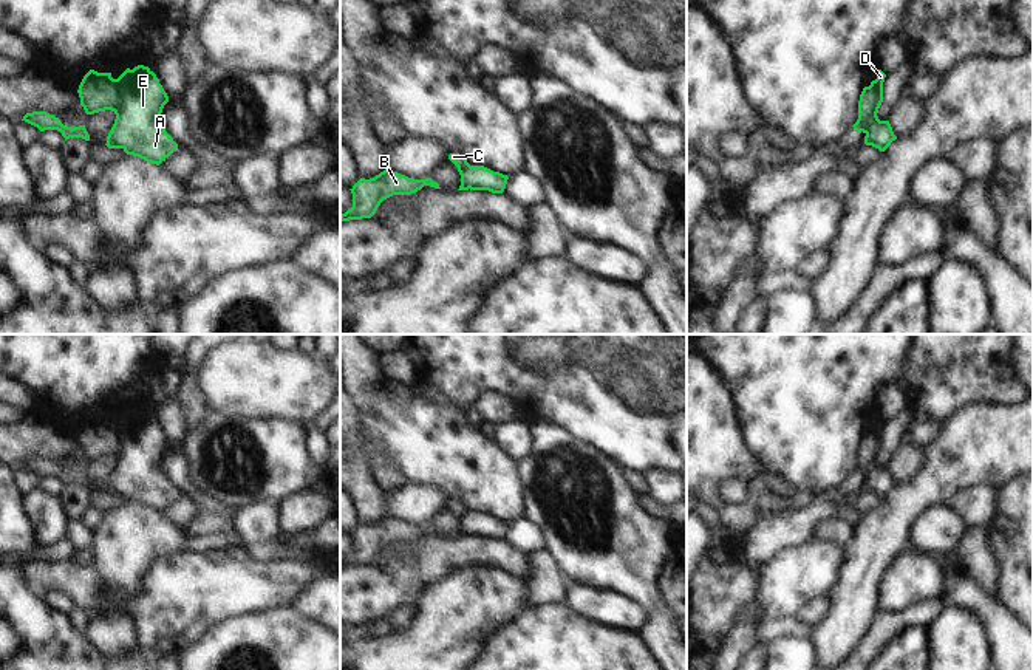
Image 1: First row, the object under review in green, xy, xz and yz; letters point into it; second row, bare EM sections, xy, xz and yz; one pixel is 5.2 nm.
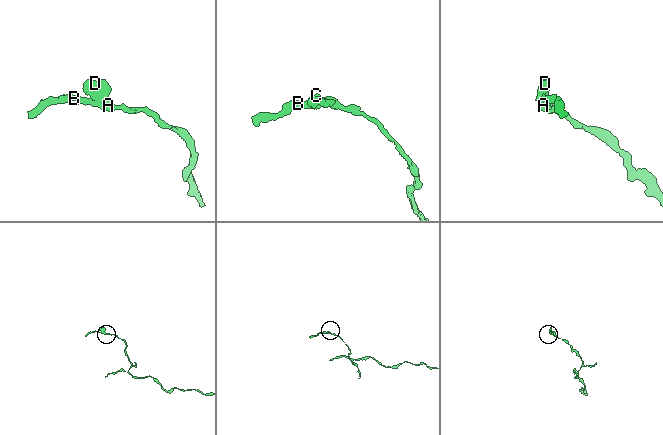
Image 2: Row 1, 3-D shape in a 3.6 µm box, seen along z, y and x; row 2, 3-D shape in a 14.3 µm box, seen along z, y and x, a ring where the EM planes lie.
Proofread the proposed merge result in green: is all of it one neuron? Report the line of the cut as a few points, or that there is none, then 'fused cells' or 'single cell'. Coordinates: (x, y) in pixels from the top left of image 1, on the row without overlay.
no cut | single cell

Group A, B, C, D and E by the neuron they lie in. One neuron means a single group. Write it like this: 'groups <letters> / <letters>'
groups A B C D E

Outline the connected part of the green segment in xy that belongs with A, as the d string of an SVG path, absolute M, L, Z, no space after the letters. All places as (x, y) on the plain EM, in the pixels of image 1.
M148 413L127 415L118 426L90 416L77 439L87 461L105 456L116 461L107 483L108 495L122 495L156 512L178 495L161 469L169 443Z

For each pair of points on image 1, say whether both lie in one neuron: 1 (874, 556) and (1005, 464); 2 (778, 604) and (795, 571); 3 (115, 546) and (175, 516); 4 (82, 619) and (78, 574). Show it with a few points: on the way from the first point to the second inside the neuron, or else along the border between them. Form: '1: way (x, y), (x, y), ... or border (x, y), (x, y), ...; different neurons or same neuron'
1: way (896, 520), (953, 464), (970, 464); same neuron
2: way (778, 596), (789, 579); same neuron
3: border (158, 512), (184, 536); different neurons
4: border (76, 605), (90, 616); different neurons

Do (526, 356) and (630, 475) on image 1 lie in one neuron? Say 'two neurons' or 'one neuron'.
two neurons

